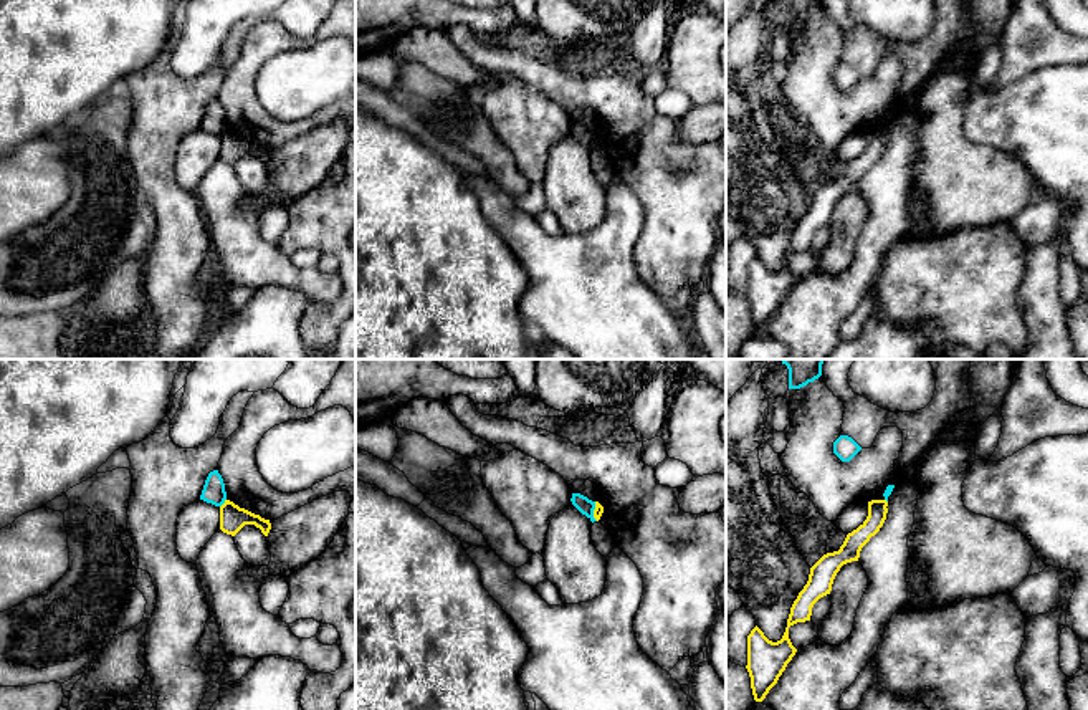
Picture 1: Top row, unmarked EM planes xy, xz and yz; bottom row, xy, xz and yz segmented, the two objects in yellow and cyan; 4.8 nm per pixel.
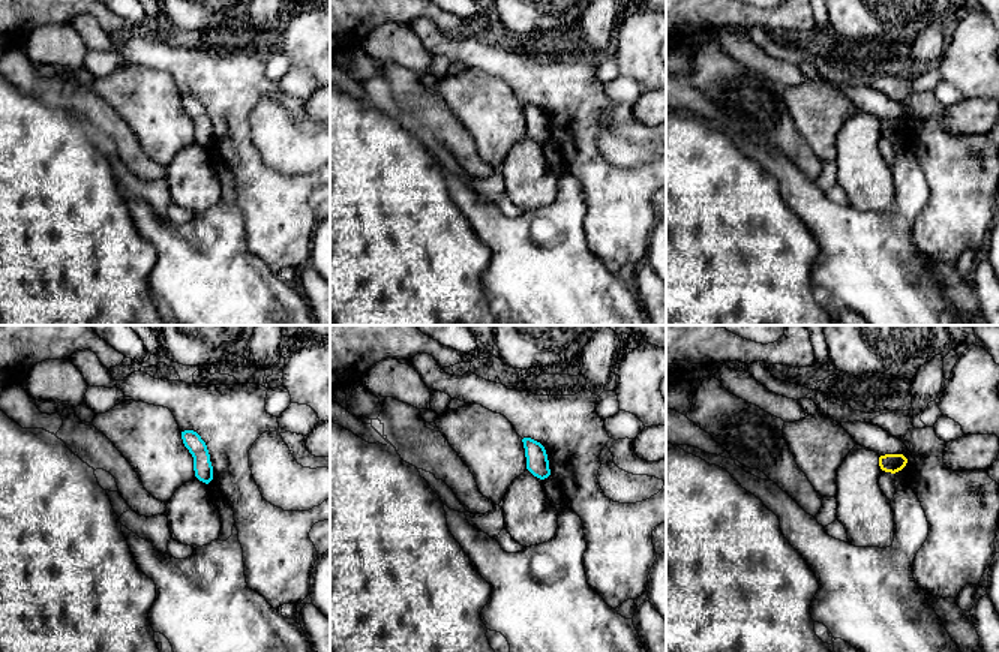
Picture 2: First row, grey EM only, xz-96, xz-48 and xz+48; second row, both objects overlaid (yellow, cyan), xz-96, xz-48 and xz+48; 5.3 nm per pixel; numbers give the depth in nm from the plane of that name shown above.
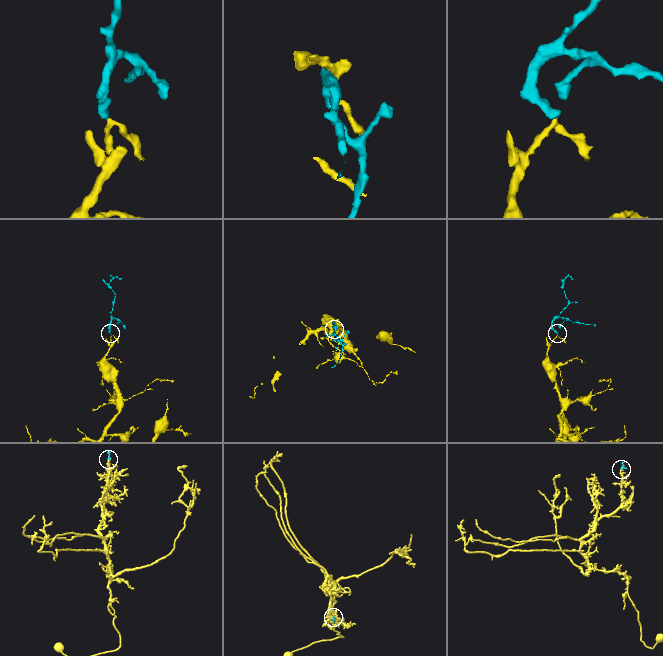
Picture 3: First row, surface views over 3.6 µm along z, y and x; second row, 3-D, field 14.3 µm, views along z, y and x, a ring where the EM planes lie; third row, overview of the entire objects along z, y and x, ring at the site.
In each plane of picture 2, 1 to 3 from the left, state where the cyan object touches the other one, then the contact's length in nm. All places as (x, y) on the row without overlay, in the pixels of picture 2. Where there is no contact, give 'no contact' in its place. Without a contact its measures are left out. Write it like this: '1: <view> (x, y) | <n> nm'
1: no contact
2: no contact
3: no contact

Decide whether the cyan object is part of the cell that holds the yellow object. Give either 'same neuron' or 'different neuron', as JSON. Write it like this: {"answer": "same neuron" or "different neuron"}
{"answer": "different neuron"}

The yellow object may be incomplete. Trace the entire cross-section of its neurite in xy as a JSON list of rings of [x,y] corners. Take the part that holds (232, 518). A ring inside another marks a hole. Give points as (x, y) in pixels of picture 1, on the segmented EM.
[[[230,500],[220,506],[220,530],[227,535],[235,536],[245,525],[255,525],[261,530],[265,536],[268,536],[271,530],[270,520],[261,518],[245,508],[240,508]]]

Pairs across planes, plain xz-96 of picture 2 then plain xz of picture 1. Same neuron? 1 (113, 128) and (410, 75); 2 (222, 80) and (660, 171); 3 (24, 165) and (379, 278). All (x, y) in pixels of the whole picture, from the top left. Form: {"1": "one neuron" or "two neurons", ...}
{"1": "one neuron", "2": "one neuron", "3": "one neuron"}

